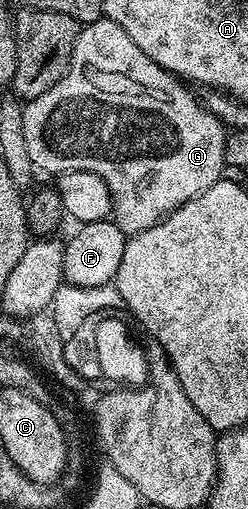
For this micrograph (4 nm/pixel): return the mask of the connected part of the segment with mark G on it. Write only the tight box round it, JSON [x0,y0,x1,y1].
[22,19,228,235]

